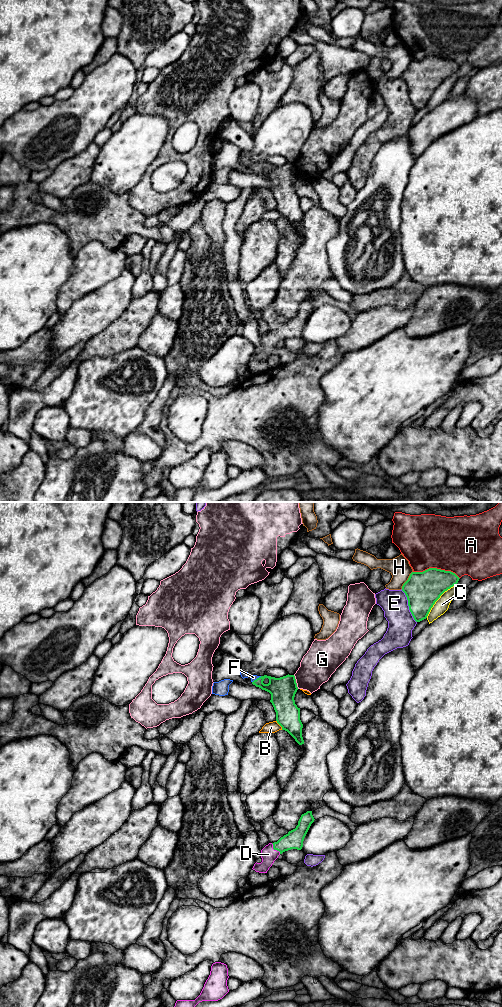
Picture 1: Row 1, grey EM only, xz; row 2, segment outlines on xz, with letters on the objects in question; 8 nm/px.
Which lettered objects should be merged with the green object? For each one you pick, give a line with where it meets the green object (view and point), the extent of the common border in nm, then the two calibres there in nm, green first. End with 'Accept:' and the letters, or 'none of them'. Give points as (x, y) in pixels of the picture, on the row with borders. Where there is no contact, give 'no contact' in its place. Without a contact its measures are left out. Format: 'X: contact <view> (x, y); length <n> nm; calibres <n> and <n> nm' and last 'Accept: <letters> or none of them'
D: contact xz (274, 849); length 120 nm; calibres 150 and 120 nm
F: contact xz (257, 678); length 90 nm; calibres 200 and 50 nm
Accept: D, F

